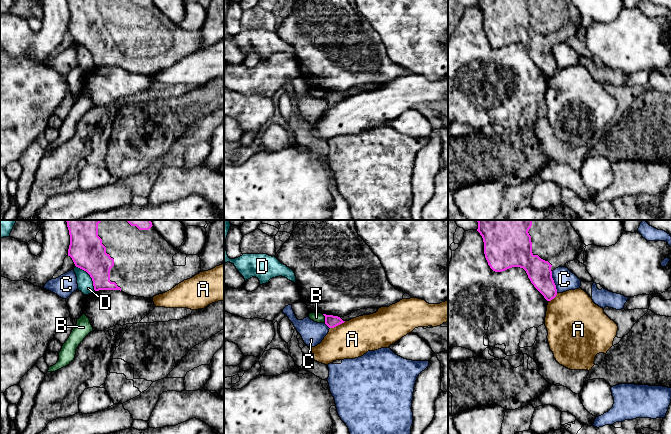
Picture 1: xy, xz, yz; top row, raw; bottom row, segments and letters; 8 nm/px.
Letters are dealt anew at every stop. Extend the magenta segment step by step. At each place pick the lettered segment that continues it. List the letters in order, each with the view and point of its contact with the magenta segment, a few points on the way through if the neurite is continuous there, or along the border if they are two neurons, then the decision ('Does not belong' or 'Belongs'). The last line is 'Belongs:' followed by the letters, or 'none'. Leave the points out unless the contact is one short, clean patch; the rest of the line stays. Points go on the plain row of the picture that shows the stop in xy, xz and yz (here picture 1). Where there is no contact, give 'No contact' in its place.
A: Touches magenta at xz (337, 101). Does not belong
B: Touches magenta at xz (325, 94). Boundary: xz (322, 90), (325, 98). Does not belong
C: Touches magenta at yz (553, 58). Boundary: yz (551, 47), (551, 53), (557, 68). Does not belong
D: Touches magenta at xy (90, 52). Does not belong
Belongs: none

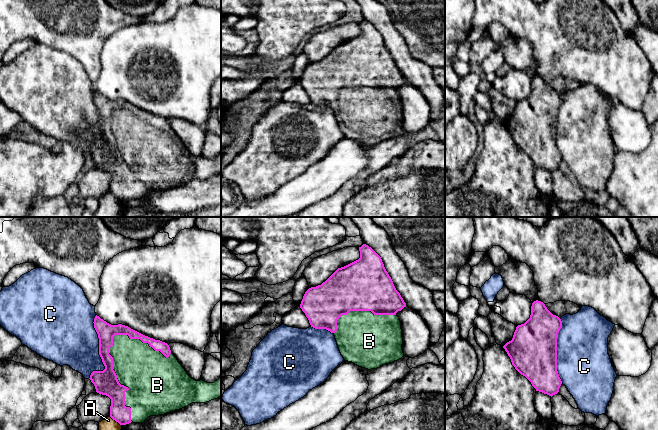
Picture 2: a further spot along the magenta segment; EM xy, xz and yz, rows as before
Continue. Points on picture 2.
A: Touches magenta at xy (115, 196). Boundary: xy (109, 192), (121, 201). Does not belong
B: Touches magenta at xy (117, 156). Belongs
C: Touches magenta at xy (99, 127). Does not belong
Belongs: B

